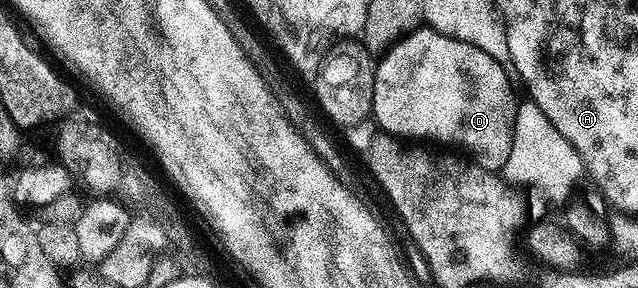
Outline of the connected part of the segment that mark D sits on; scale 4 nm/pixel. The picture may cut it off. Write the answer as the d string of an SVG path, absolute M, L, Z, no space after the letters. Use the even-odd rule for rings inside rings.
M426 25L382 52L380 63L374 64L375 84L371 114L380 132L398 137L403 141L432 139L435 143L452 143L472 151L480 167L502 169L509 161L509 149L513 149L515 108L517 98L511 88L508 71L489 53L468 43L457 41Z

